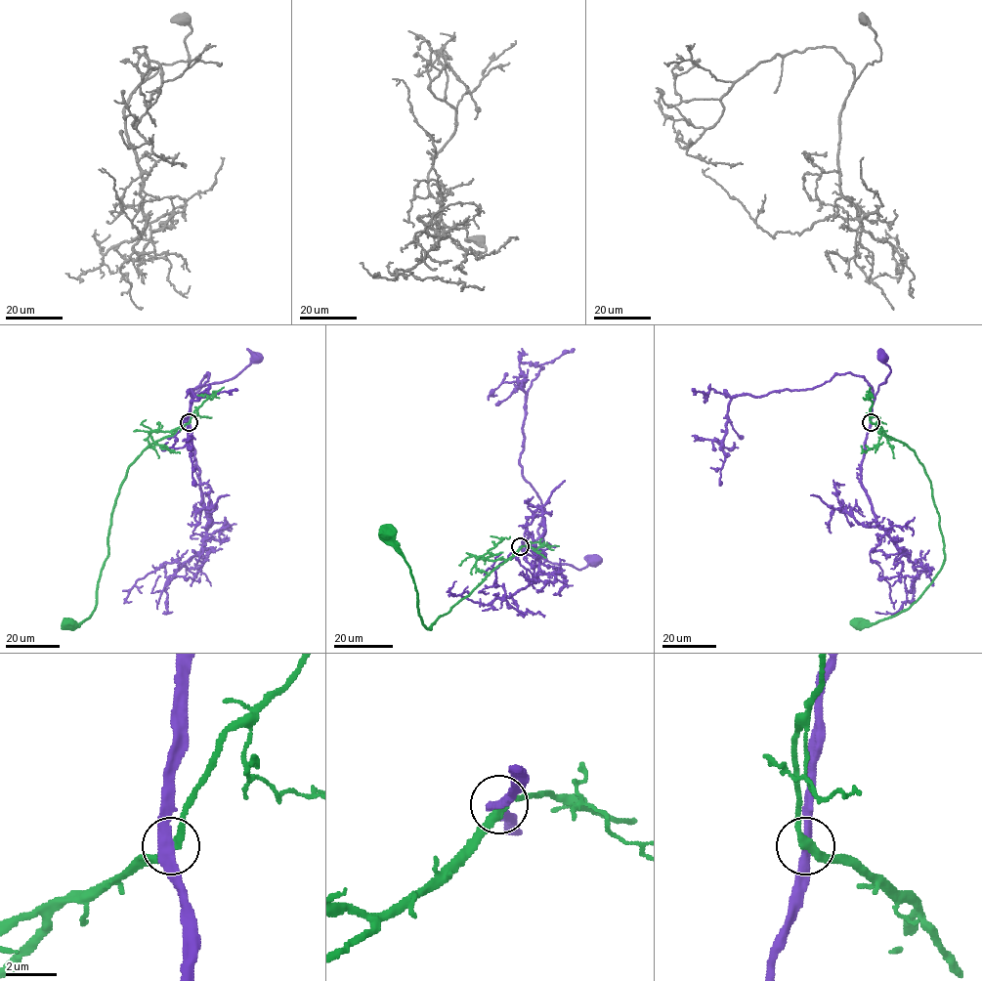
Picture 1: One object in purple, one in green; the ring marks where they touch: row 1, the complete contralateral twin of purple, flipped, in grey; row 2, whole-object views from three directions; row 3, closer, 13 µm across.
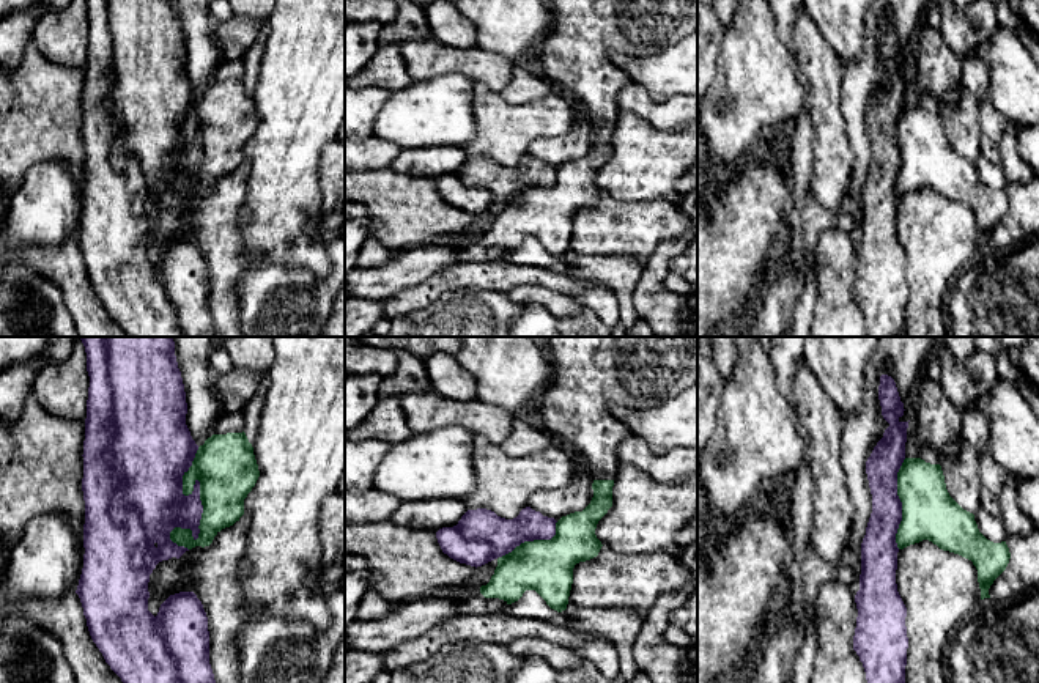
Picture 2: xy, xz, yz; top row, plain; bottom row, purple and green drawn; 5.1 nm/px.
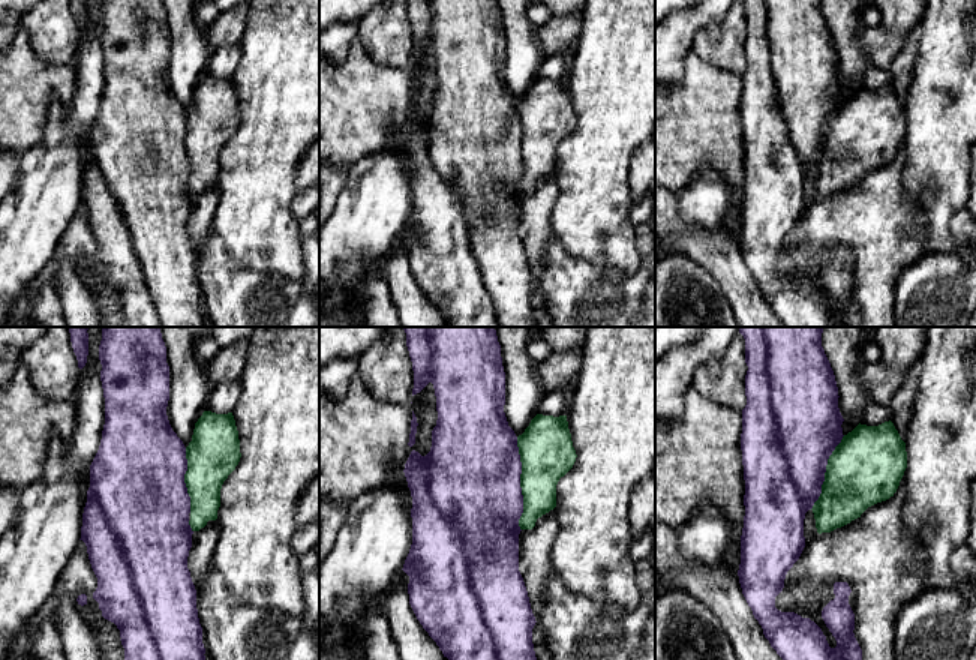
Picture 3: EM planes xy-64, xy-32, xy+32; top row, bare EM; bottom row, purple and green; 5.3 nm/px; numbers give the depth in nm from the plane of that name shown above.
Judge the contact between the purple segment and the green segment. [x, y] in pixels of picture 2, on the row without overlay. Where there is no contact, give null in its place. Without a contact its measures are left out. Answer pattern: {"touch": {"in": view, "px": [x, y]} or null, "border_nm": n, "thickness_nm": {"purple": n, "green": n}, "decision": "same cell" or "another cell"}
{"touch": {"in": "xy", "px": [200, 151]}, "border_nm": 550, "thickness_nm": {"purple": 340, "green": 320}, "decision": "another cell"}

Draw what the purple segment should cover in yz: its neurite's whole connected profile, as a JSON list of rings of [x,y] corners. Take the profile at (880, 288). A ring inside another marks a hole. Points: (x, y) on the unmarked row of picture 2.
[[[882,22],[878,33],[882,63],[889,71],[883,85],[866,109],[866,121],[872,142],[872,161],[861,190],[860,238],[855,242],[858,257],[853,297],[863,310],[867,337],[905,337],[907,313],[907,255],[897,239],[897,190],[896,181],[902,168],[902,150],[897,143],[897,120],[905,107],[908,69],[900,69],[904,50],[891,24]]]

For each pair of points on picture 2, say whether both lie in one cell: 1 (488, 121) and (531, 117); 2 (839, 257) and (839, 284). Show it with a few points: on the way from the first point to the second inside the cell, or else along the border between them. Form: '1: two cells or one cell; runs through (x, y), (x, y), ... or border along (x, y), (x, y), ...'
1: one cell; runs through (499, 121), (520, 121)
2: one cell; runs through (838, 263), (838, 277)

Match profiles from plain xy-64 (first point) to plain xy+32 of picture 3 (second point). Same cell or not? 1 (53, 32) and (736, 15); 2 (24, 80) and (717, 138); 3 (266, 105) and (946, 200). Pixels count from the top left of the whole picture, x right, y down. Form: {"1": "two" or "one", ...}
{"1": "one", "2": "one", "3": "one"}

